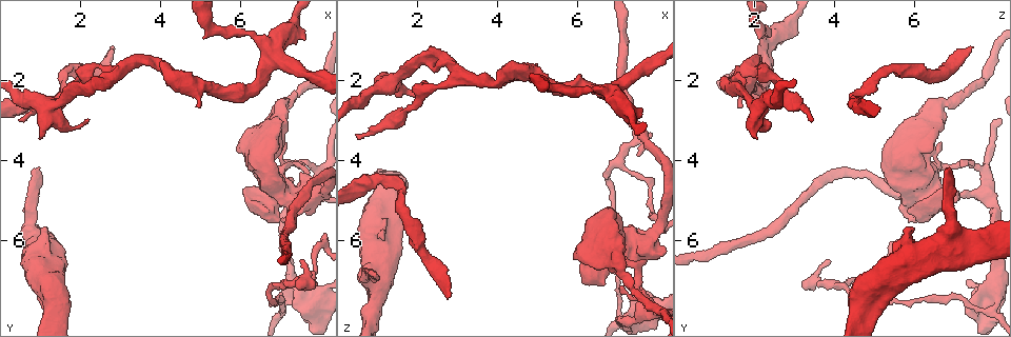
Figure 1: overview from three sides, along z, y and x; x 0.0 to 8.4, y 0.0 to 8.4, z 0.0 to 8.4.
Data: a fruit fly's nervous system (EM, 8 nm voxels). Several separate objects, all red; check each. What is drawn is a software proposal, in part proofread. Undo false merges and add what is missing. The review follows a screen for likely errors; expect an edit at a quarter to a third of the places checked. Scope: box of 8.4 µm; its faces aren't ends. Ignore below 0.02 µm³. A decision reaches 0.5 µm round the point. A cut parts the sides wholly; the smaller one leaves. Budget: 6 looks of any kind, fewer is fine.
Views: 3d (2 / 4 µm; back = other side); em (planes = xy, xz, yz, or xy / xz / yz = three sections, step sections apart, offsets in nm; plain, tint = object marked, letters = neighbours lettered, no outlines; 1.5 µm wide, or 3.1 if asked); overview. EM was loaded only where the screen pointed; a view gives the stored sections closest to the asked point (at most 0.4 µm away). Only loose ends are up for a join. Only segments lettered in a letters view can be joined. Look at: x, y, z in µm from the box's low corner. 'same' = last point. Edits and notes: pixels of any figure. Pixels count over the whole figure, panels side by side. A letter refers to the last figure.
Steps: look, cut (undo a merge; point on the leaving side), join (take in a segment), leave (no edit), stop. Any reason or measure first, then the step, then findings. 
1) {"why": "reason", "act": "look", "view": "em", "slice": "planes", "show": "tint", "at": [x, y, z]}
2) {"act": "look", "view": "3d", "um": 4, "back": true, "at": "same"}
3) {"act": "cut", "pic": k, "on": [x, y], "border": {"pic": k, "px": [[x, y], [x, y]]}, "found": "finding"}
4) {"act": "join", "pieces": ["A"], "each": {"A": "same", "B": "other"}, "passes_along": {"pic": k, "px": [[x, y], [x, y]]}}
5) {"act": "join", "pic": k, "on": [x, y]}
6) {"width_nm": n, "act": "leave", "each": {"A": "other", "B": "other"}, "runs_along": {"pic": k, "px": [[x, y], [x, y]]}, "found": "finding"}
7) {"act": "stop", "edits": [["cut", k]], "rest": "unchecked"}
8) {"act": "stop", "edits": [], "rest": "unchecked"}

{"act": "look", "view": "3d", "um": 4, "at": [7.40, 4.10, 6.60]}

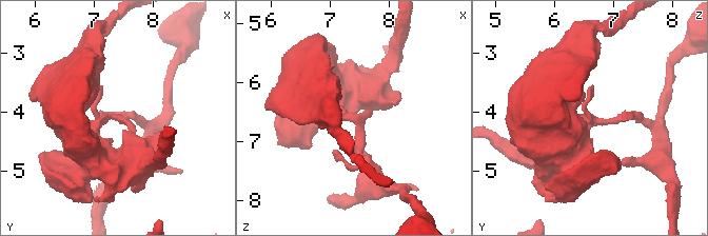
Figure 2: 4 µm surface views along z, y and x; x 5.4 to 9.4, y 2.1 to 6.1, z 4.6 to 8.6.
{"why": "shape alone is not enough", "act": "look", "view": "em", "slice": "xz", "step": 8, "show": "tint", "at": [7.45, 4.10, 6.65]}

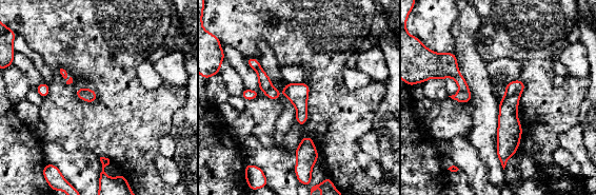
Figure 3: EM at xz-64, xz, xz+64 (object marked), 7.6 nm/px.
{"why": "another direction", "act": "look", "view": "em", "slice": "planes", "show": "letters", "at": "same"}

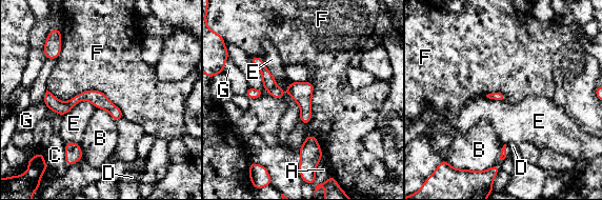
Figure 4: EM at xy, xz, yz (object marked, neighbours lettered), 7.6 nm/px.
{"act": "cut", "pic": 4, "on": [277, 92], "each": {"A": "other", "B": "other", "C": "other", "D": "other", "E": "other", "F": "other", "G": "other"}, "border": {"pic": 4, "px": [[275, 85], [268, 91]]}, "found": "two cells meet here"}

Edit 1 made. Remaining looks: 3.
{"why": "an open end", "act": "look", "view": "3d", "um": 2, "at": [2.75, 1.15, 7.45]}

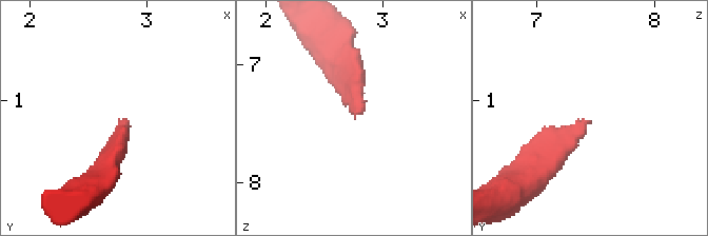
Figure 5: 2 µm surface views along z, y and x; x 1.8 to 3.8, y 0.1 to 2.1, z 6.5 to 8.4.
{"act": "look", "view": "em", "slice": "planes", "show": "letters", "at": [2.76, 1.16, 7.40]}

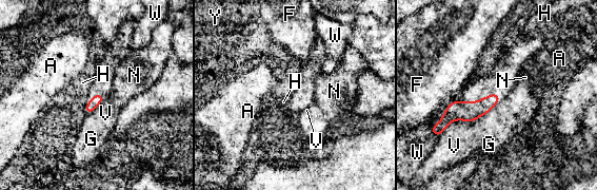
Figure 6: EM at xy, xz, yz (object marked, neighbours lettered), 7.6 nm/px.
{"act": "leave", "each": {"A": "other", "F": "other", "G": "other", "H": "other", "N": "other", "V": "other", "W": "other", "Y": "other"}, "border": {"pic": 6, "px": [[495, 103], [439, 136]]}, "found": "no lettered segment goes on from it"}

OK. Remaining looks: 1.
{"act": "stop", "edits": [["cut", 4]], "rest": "unchecked"}

